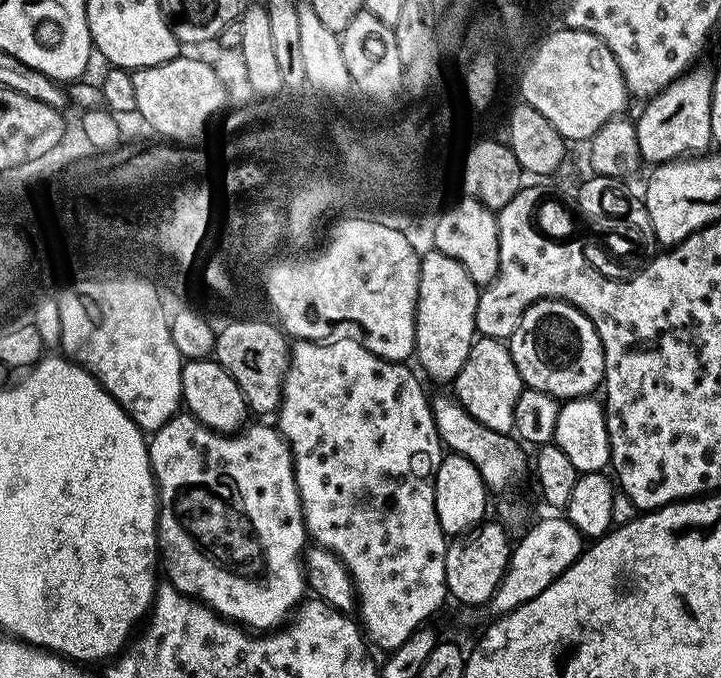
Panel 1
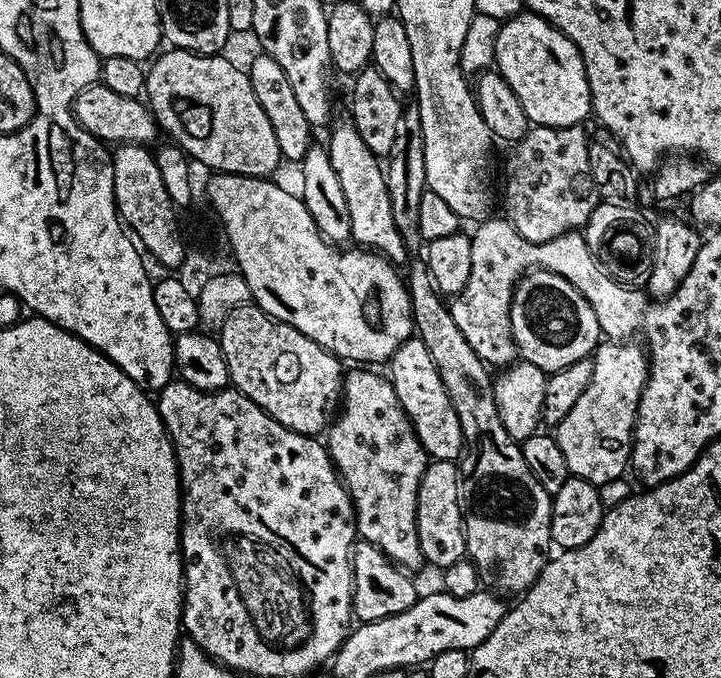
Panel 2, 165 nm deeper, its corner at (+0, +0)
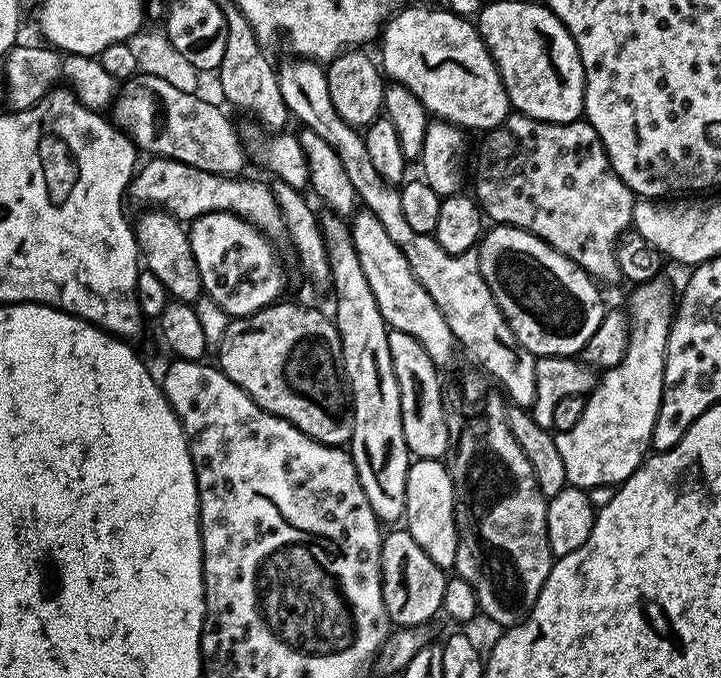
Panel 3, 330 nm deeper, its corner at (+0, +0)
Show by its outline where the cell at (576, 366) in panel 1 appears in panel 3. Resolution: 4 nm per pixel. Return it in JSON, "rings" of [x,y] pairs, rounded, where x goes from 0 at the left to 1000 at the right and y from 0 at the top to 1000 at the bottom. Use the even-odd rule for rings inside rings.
{"rings":[[[691,330],[677,338],[663,355],[666,397],[674,422],[688,441],[693,460],[705,471],[706,491],[739,525],[791,525],[809,521],[818,493],[829,487],[840,450],[832,444],[828,414],[822,413],[809,395],[802,394],[788,378],[768,369],[752,351],[723,336],[709,336],[706,330]]]}

